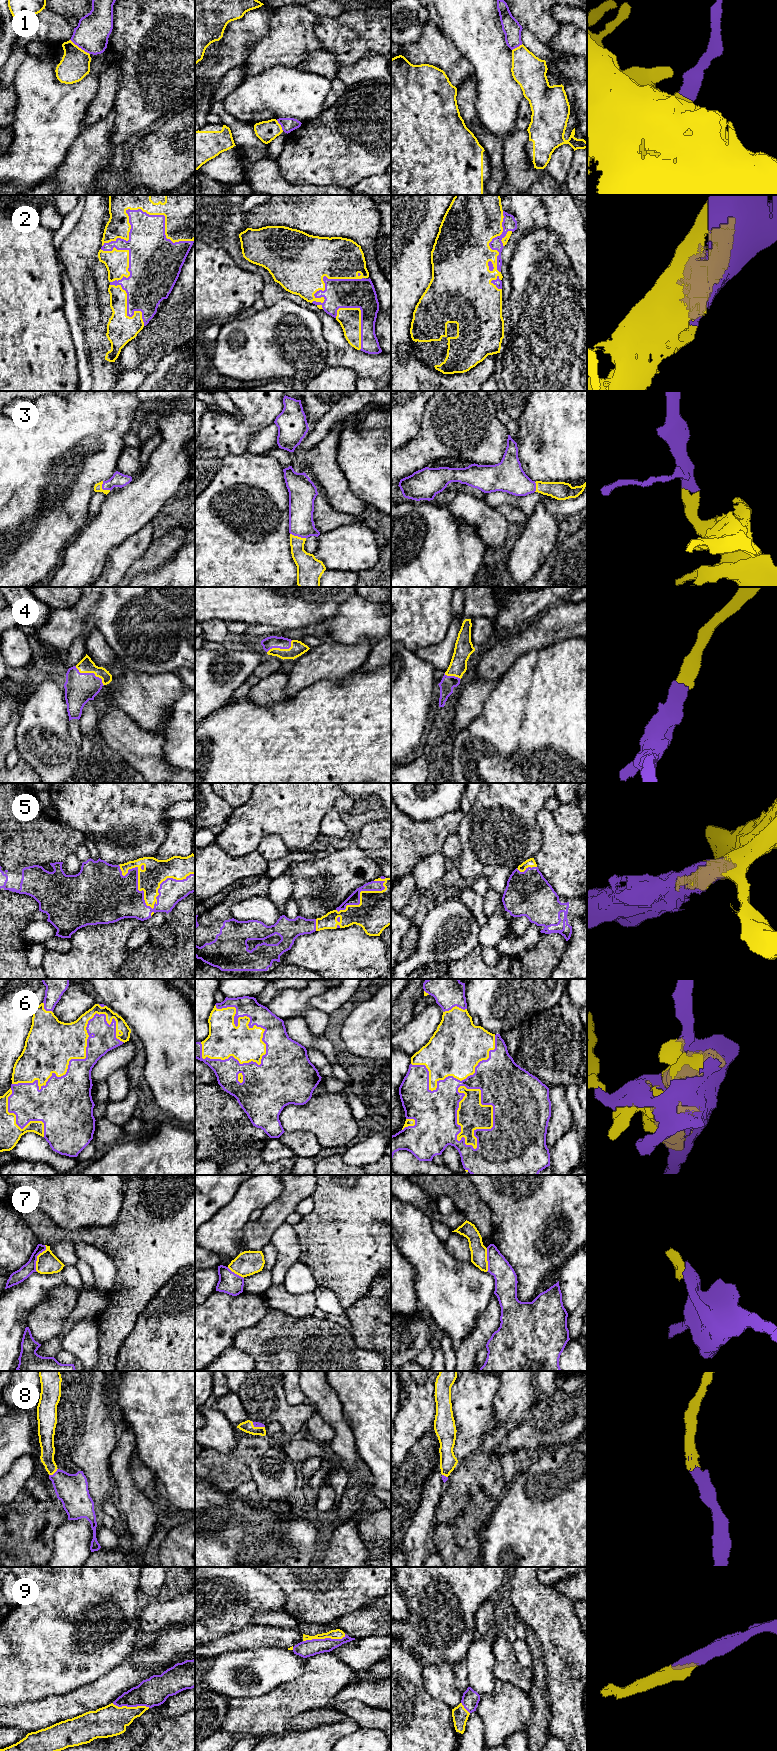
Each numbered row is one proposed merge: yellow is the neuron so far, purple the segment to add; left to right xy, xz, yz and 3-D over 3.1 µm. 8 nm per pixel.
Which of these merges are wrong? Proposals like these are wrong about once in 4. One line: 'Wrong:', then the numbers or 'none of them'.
Wrong: 1, 7

